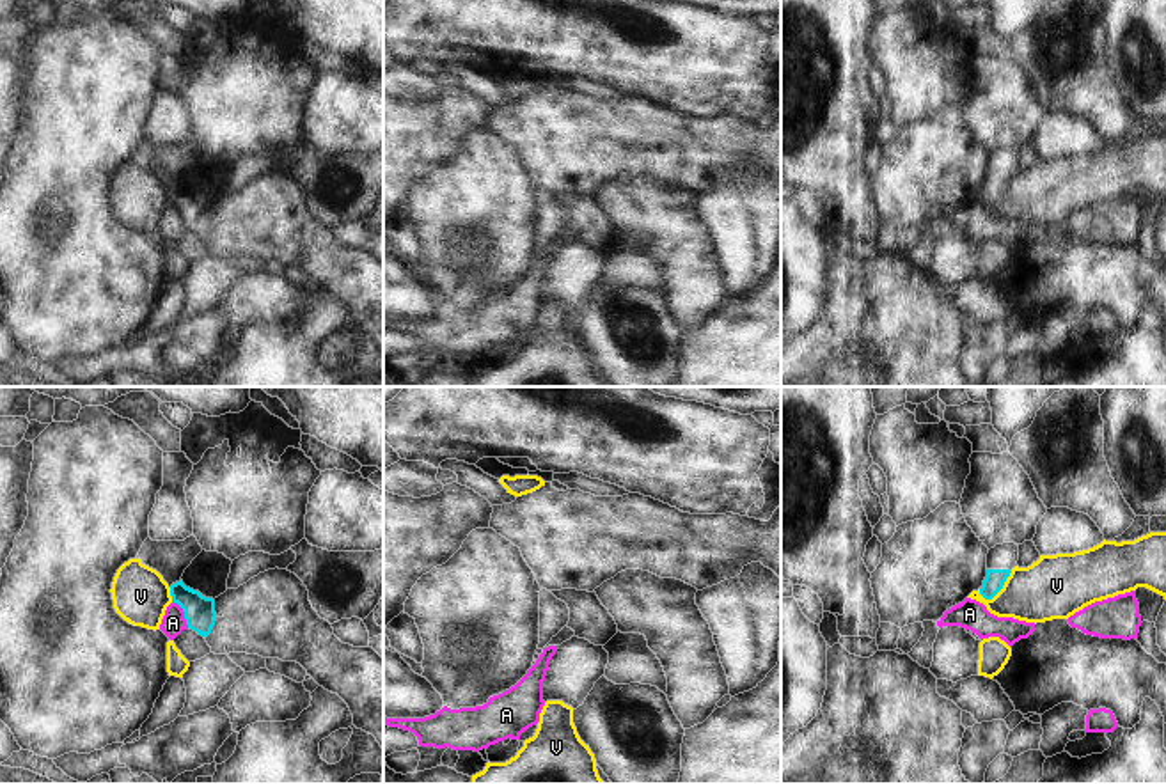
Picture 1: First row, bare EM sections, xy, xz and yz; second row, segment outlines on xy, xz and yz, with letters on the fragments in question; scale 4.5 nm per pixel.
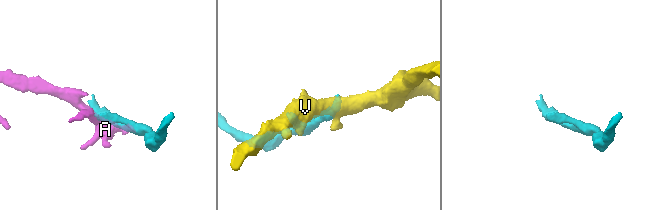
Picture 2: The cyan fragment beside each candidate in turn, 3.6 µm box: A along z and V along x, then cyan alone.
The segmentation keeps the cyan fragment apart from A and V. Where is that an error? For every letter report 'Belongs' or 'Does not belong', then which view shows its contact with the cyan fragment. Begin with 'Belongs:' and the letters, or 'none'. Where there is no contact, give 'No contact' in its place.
Belongs: none
A: Does not belong. Touches cyan in xy
V: Does not belong. Touches cyan in yz

